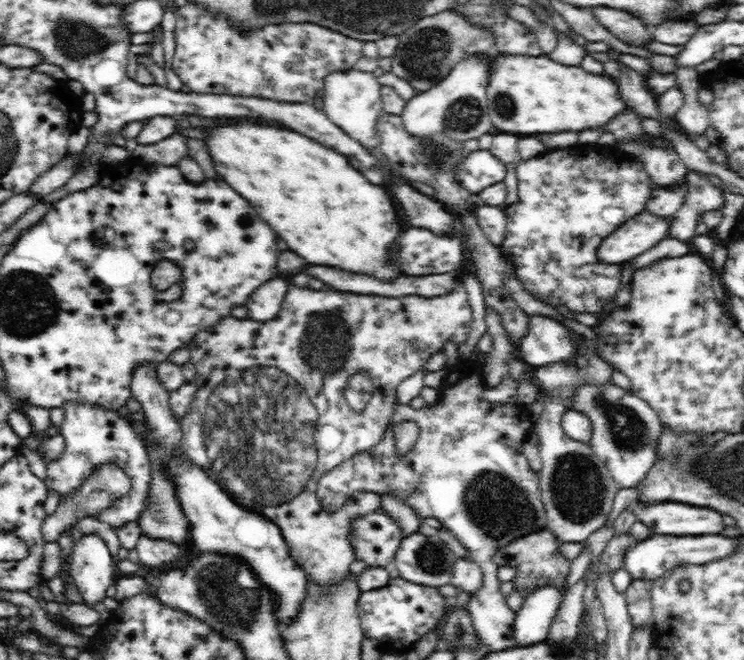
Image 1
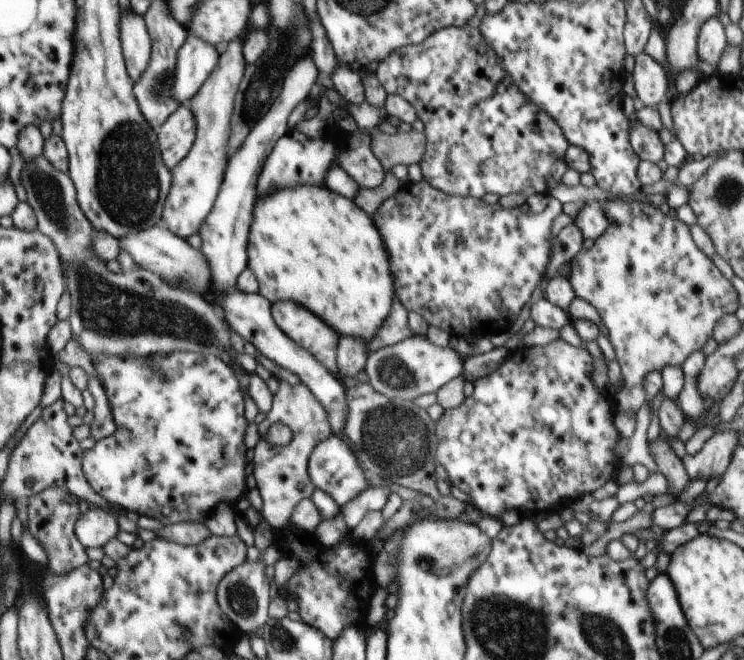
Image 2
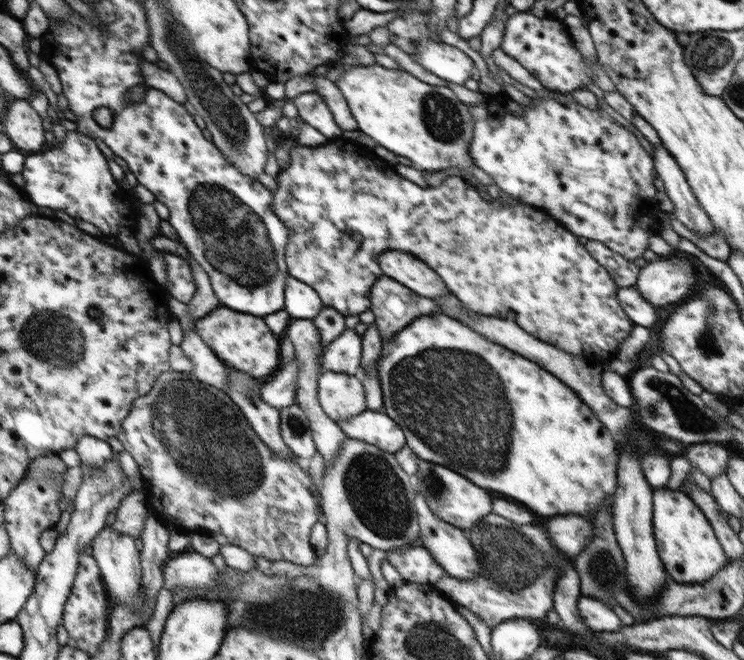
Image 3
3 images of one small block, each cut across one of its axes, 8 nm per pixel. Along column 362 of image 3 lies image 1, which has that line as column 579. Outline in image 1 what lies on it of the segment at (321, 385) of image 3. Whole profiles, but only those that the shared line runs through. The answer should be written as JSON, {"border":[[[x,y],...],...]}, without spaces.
{"border":[[[614,383],[586,385],[576,389],[570,408],[584,413],[592,423],[592,438],[588,444],[594,454],[608,467],[620,488],[634,488],[646,478],[656,462],[656,446],[663,424],[656,411],[631,391],[624,391]]]}

